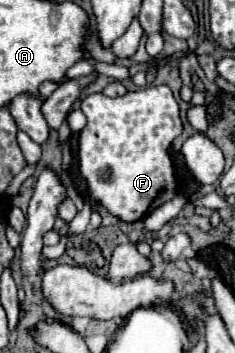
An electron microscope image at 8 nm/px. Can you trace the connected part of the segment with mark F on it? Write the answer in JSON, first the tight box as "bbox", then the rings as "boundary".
{"bbox":[42,85,182,259],"boundary":[[[166,85],[128,91],[122,97],[106,97],[104,93],[92,93],[82,103],[88,123],[80,131],[78,139],[78,163],[80,175],[88,183],[88,197],[84,197],[82,211],[78,212],[67,233],[55,246],[44,246],[42,256],[57,259],[66,250],[68,235],[83,233],[91,216],[94,203],[106,207],[122,221],[144,221],[162,201],[170,201],[178,195],[176,169],[168,153],[172,141],[182,133],[180,107]]]}

